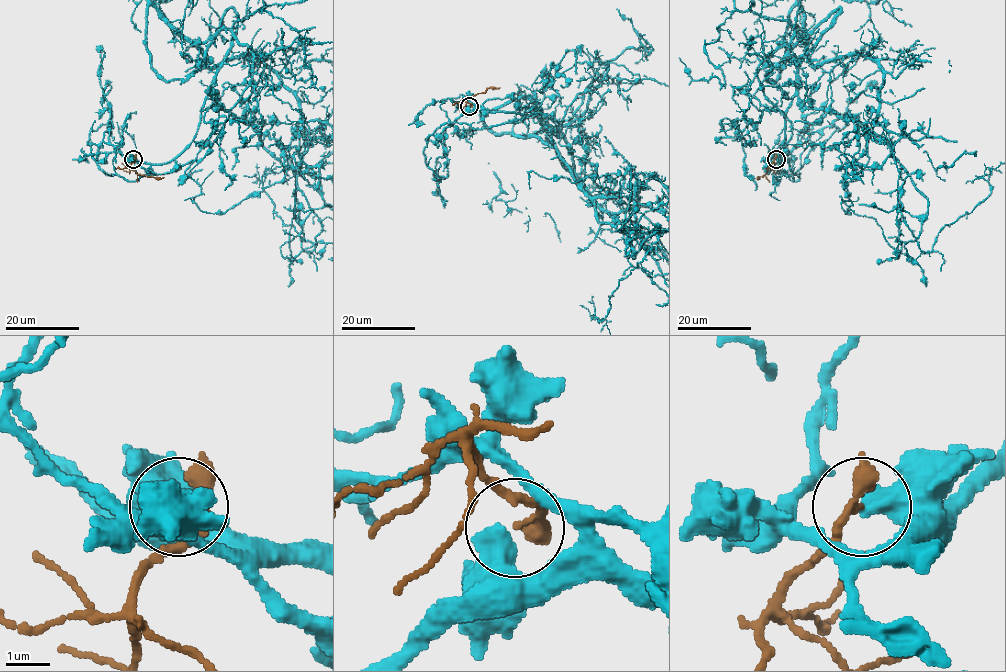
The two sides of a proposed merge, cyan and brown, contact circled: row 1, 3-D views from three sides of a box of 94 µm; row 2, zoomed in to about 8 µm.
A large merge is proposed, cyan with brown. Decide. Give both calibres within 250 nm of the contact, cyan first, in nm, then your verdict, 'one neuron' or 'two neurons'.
600/130 nm | two neurons

